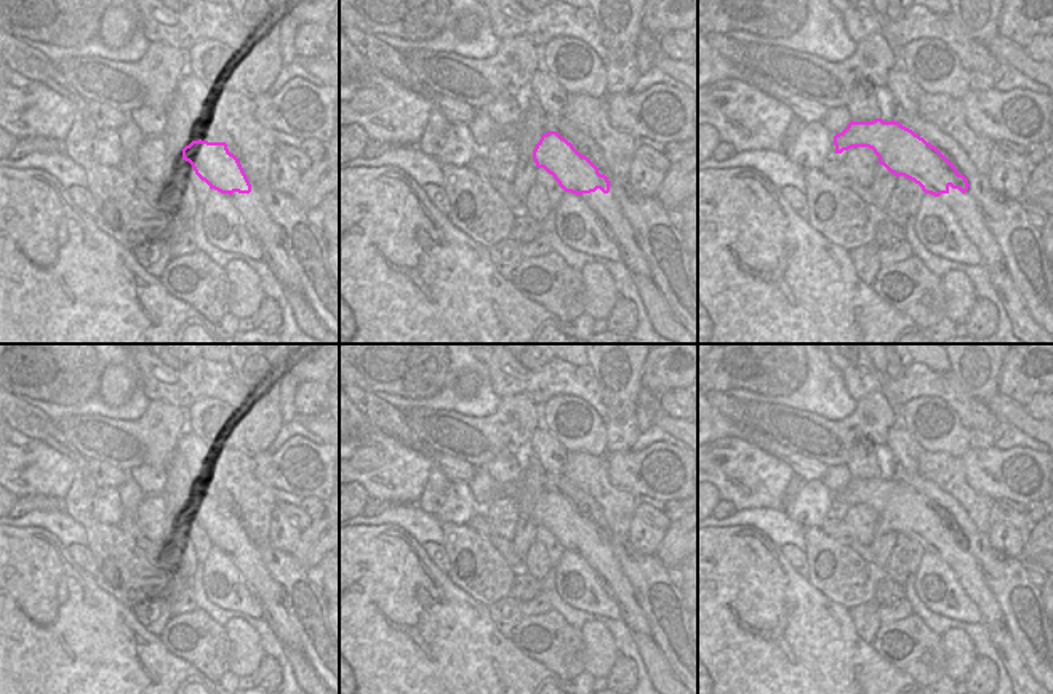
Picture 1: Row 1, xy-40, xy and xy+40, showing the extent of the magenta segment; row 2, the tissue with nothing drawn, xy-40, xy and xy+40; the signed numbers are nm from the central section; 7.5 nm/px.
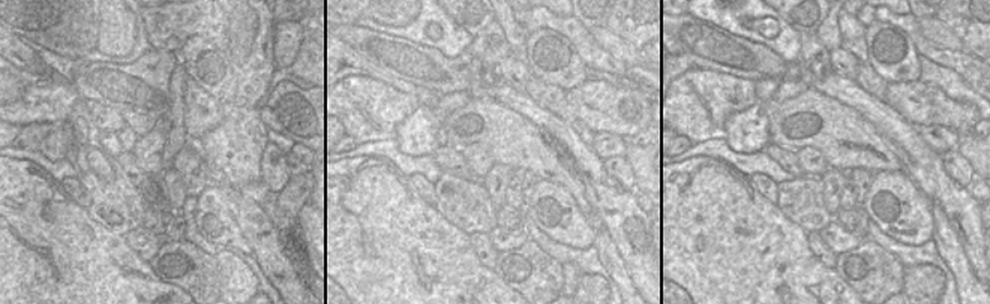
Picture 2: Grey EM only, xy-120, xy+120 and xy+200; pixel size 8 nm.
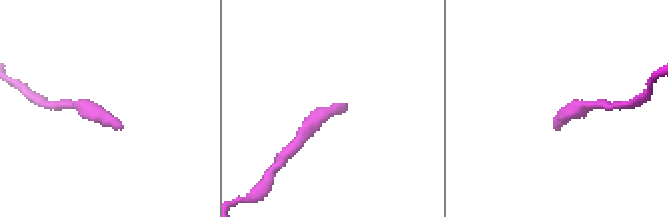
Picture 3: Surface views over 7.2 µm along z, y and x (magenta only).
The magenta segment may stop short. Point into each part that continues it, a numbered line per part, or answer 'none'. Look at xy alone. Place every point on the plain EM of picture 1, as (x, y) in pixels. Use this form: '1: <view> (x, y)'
1: xy (607, 566)

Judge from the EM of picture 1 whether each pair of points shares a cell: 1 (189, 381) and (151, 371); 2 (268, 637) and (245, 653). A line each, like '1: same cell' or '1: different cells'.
1: same cell
2: different cells

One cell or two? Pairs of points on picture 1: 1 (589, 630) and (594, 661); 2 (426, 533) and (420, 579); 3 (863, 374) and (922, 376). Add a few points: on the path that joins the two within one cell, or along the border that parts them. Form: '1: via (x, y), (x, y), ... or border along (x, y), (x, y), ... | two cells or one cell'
1: via (594, 638), (594, 653) | one cell
2: border along (389, 523), (399, 525), (421, 546) | two cells
3: via (877, 382), (908, 386) | one cell

